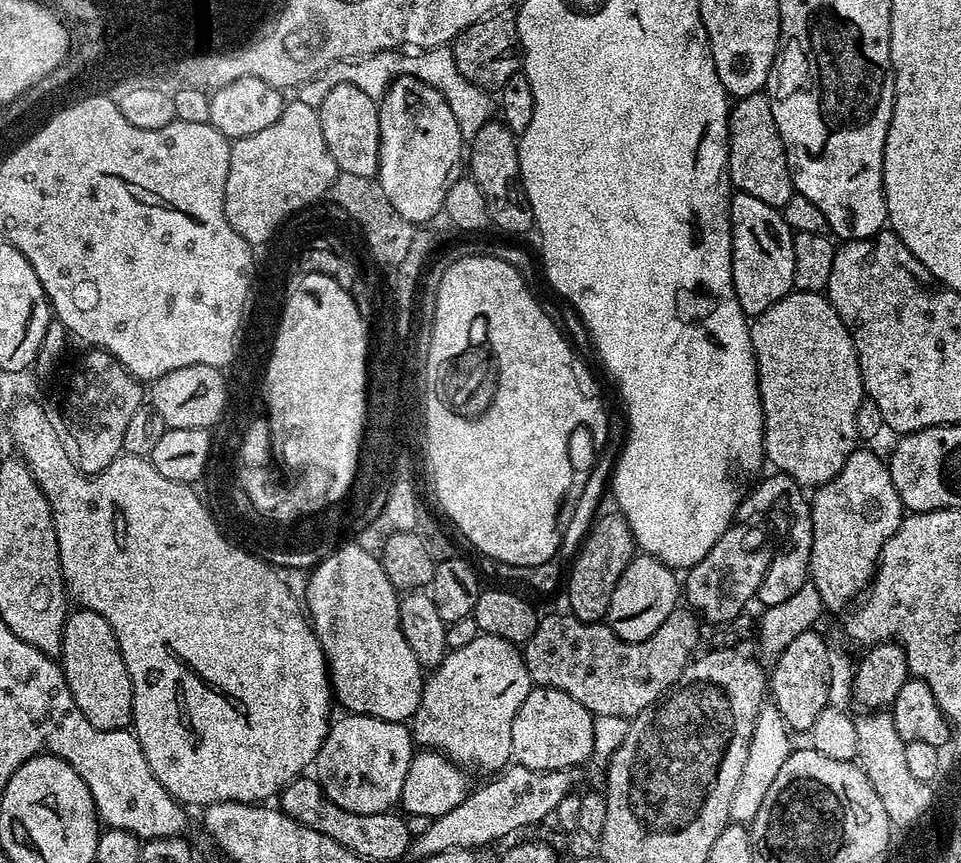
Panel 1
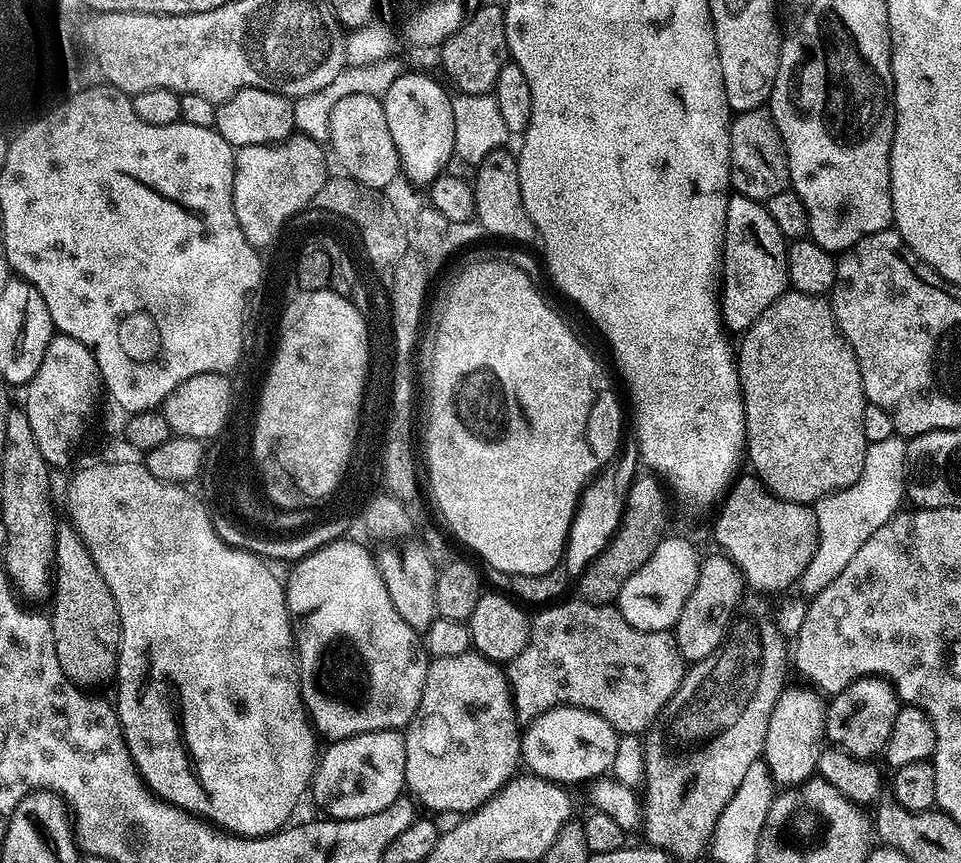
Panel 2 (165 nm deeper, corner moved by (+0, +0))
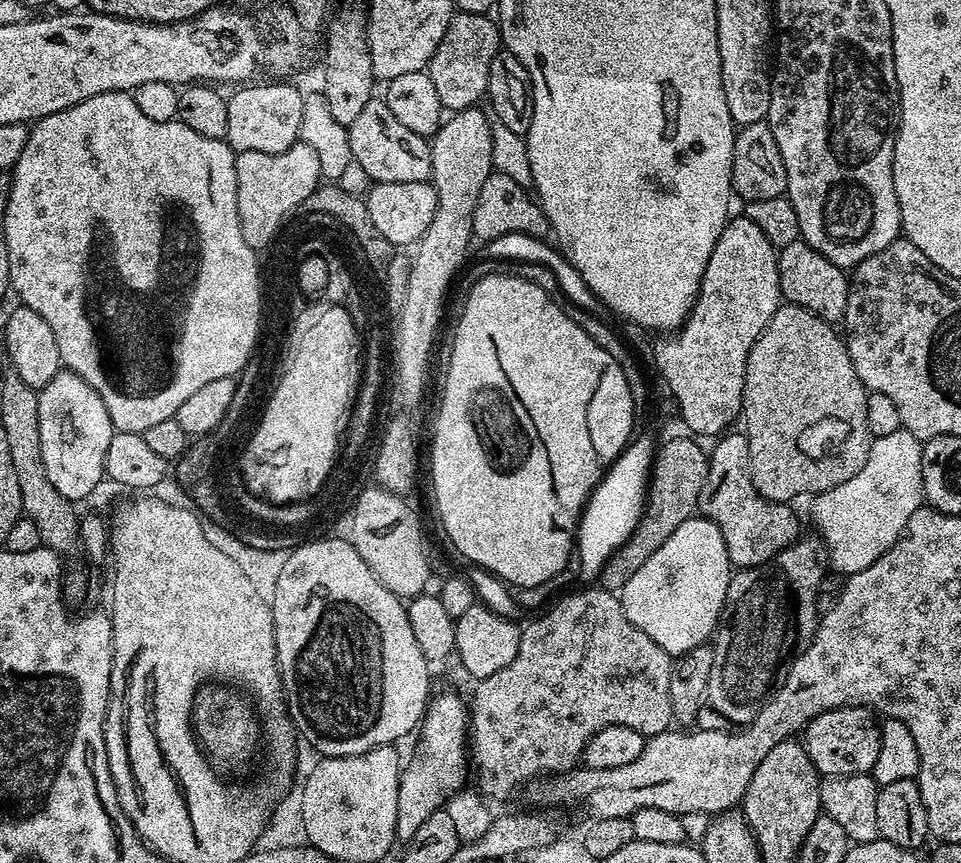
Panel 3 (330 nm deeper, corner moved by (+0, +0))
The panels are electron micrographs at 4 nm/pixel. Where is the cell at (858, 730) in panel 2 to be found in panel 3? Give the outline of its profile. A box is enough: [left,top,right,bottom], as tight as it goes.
[802,706,880,777]

